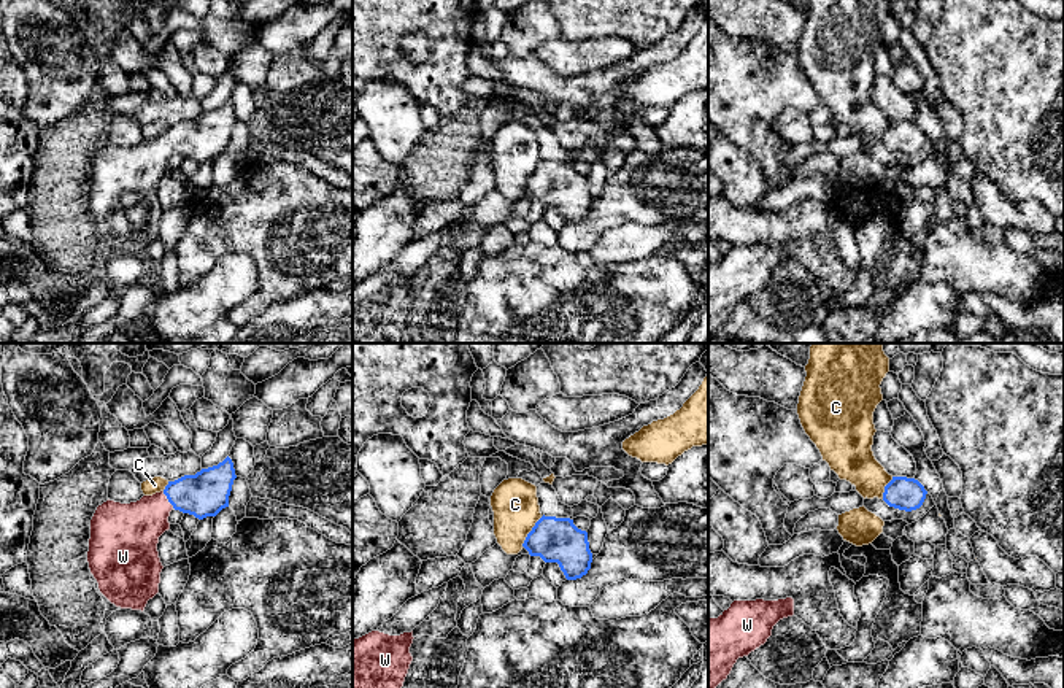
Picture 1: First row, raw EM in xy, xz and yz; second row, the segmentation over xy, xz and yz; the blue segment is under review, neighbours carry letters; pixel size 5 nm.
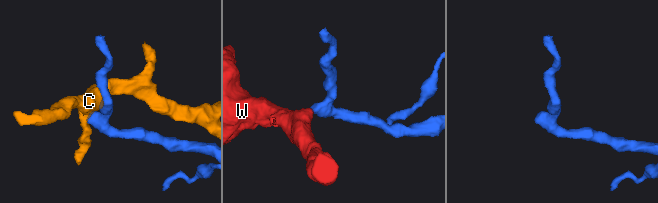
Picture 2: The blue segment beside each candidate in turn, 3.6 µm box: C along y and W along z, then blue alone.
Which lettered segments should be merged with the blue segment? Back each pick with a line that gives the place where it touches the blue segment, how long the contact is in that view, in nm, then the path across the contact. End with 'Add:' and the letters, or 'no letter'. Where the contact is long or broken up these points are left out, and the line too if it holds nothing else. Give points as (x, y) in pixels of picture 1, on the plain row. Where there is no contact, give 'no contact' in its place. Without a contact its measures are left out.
W: contact xy (167, 142); length 110 nm; way xy (207, 137), (167, 142), (131, 175)
Add: W

